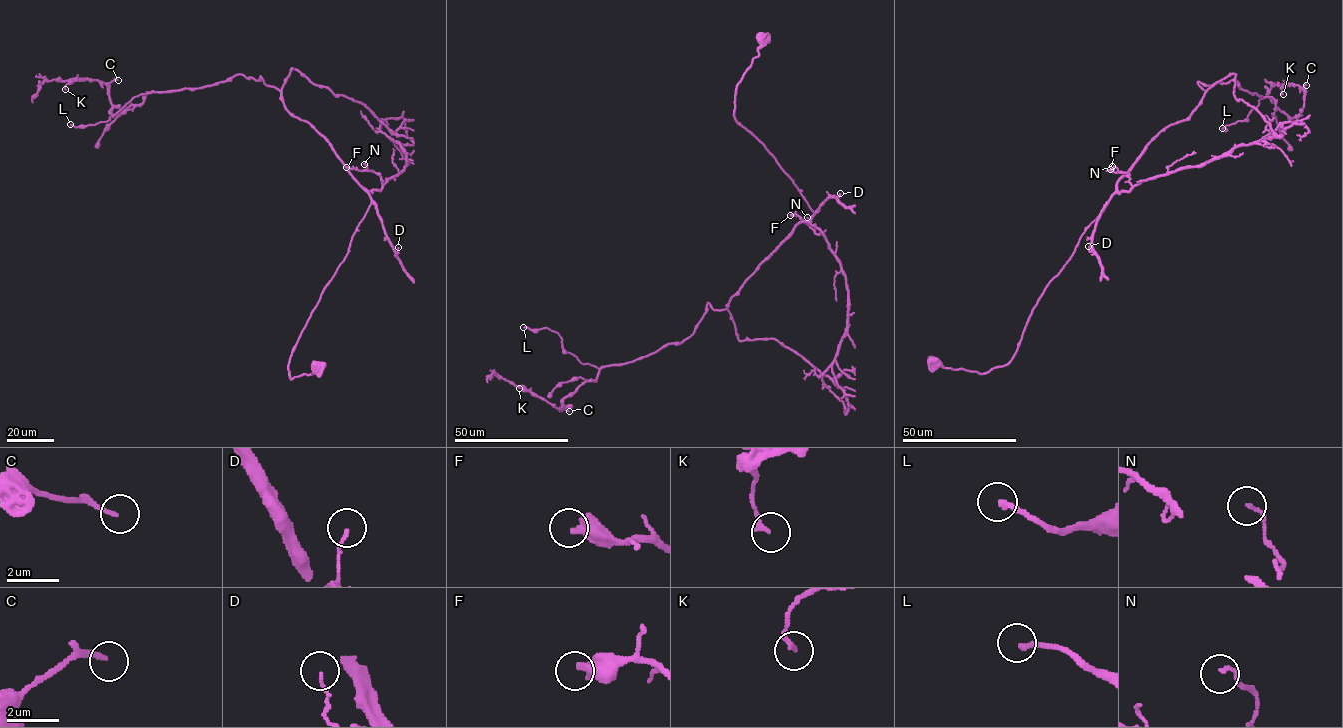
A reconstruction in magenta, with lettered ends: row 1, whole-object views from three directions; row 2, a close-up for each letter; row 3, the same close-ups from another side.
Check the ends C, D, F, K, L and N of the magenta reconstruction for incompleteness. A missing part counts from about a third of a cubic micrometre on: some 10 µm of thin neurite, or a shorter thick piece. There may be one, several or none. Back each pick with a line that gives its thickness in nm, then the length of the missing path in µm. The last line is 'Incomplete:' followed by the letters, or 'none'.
C: Thickness 160 nm. Missing length about 4 µm
L: Thickness 200 nm. Missing length about 9 µm
Incomplete: C, L

